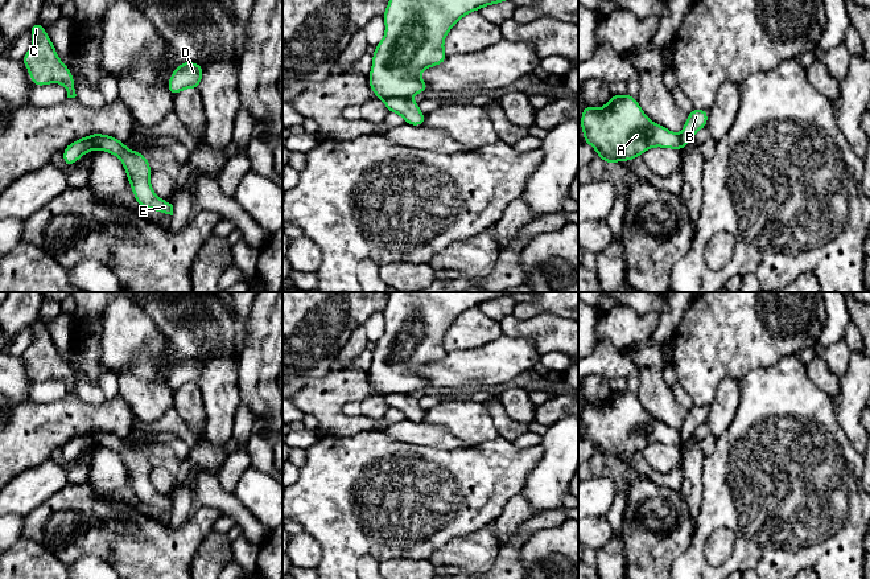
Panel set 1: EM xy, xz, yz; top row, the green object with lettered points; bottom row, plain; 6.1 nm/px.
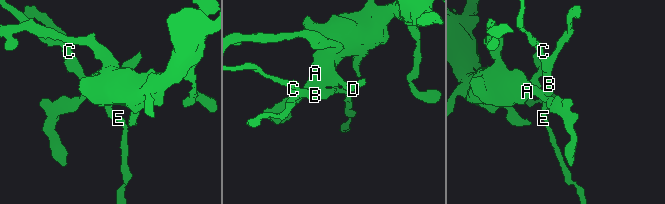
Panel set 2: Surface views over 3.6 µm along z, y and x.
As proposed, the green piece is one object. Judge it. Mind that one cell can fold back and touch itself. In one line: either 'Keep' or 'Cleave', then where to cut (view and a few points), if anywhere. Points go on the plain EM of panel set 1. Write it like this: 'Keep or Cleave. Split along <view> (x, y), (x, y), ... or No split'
Cleave. Split along xz (409, 391), (388, 393), (384, 397)

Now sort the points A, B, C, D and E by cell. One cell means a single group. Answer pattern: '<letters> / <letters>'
A D / B C E

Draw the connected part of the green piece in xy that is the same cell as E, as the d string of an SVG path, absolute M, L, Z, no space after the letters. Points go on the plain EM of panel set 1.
M91 430L90 432L96 438L96 445L107 447L120 455L139 501L173 512L173 501L158 494L151 482L149 475L153 467L144 451L128 445L123 438L114 432L102 430Z

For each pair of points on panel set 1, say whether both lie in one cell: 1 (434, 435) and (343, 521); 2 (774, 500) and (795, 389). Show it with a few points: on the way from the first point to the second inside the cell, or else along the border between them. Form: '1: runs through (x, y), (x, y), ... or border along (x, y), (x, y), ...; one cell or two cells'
1: border along (392, 438), (420, 446), (453, 450); two cells
2: runs through (784, 472), (784, 417); one cell

